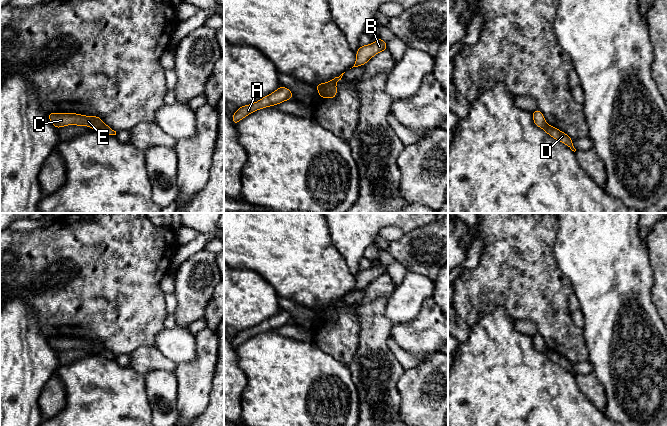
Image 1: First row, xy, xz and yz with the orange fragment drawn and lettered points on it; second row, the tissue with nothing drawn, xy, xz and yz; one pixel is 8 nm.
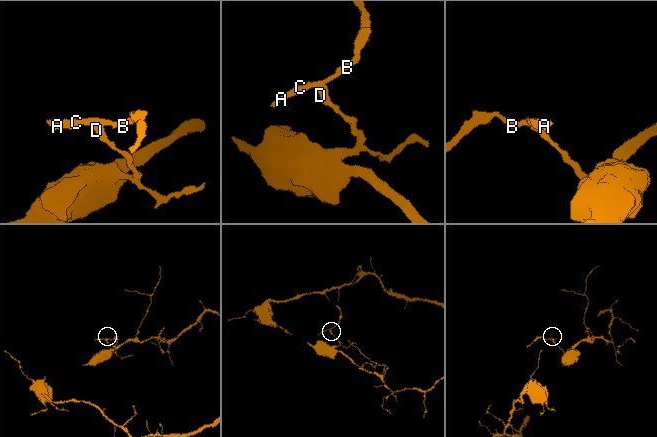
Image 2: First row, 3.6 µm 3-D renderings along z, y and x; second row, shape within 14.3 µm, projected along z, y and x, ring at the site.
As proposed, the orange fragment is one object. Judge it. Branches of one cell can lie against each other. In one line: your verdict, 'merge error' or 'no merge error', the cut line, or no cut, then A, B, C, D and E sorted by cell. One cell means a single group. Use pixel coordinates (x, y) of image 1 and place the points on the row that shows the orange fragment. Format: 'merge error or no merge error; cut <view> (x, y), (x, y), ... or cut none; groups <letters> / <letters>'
merge error; cut xz (335, 81), (329, 82), (318, 89); groups A B C E / D

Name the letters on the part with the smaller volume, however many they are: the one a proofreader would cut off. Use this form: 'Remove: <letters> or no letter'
Remove: A, B, C, E

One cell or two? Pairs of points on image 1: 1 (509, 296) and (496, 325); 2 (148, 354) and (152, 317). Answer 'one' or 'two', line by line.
1: two
2: two

